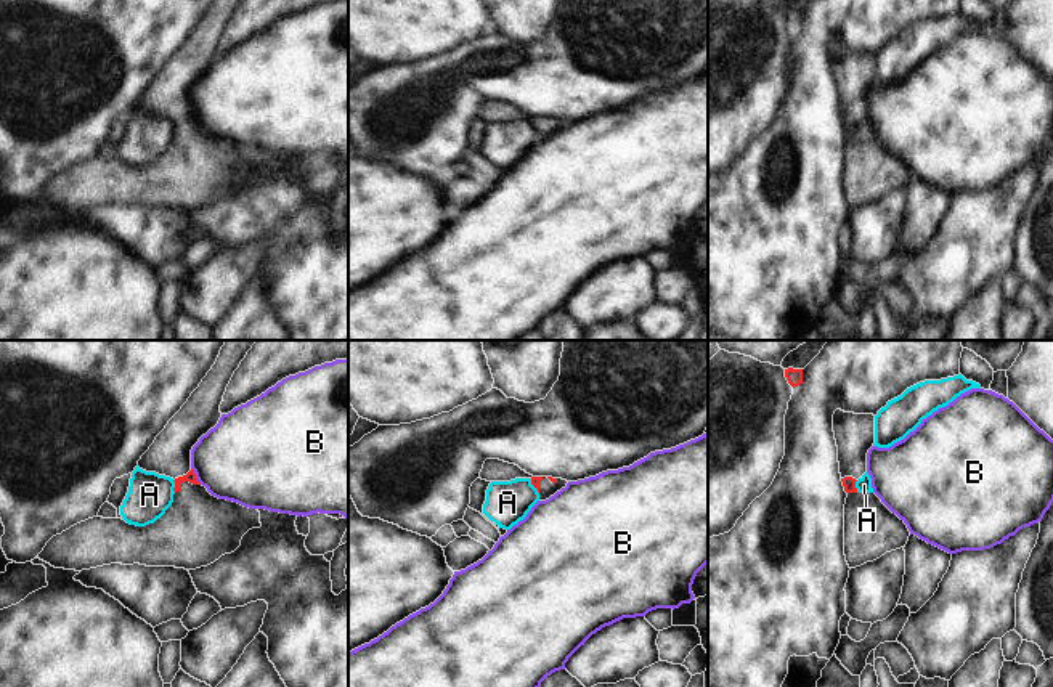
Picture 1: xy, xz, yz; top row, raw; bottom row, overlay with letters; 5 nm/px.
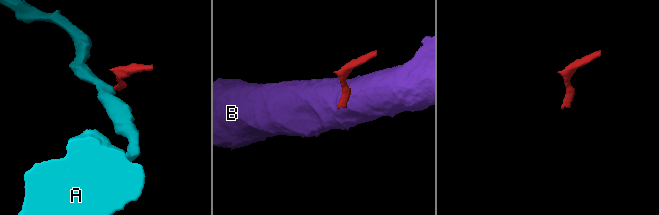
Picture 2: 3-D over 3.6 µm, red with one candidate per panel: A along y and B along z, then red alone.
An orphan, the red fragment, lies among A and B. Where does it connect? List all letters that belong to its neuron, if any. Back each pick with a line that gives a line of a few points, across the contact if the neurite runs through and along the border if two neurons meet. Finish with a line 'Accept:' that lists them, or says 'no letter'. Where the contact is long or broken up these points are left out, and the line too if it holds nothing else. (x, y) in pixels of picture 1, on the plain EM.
Accept: no letter

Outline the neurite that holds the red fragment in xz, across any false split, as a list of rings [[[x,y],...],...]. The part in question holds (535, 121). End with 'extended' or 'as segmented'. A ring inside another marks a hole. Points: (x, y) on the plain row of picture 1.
[[[531,117],[531,125],[539,133],[539,141],[546,141],[554,136],[557,132],[567,127],[567,120],[552,119],[552,117]]] | extended

